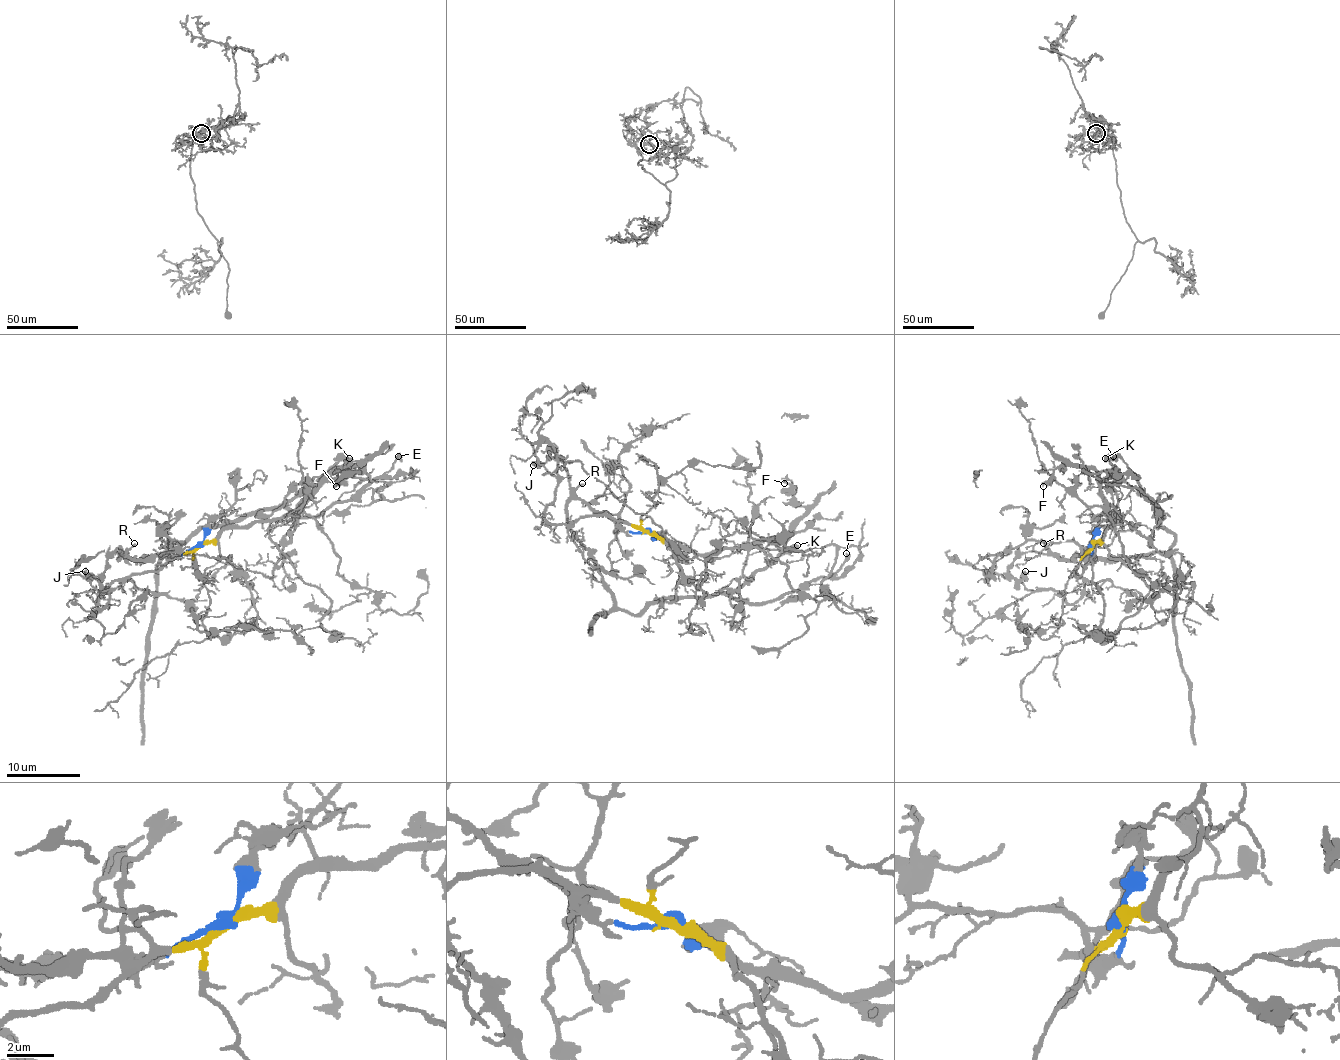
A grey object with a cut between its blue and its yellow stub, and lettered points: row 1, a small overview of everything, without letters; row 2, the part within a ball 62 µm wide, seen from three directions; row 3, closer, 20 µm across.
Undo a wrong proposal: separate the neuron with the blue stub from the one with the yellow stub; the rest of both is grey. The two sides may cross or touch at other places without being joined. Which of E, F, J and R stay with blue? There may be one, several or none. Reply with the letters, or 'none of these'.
E, J, R

